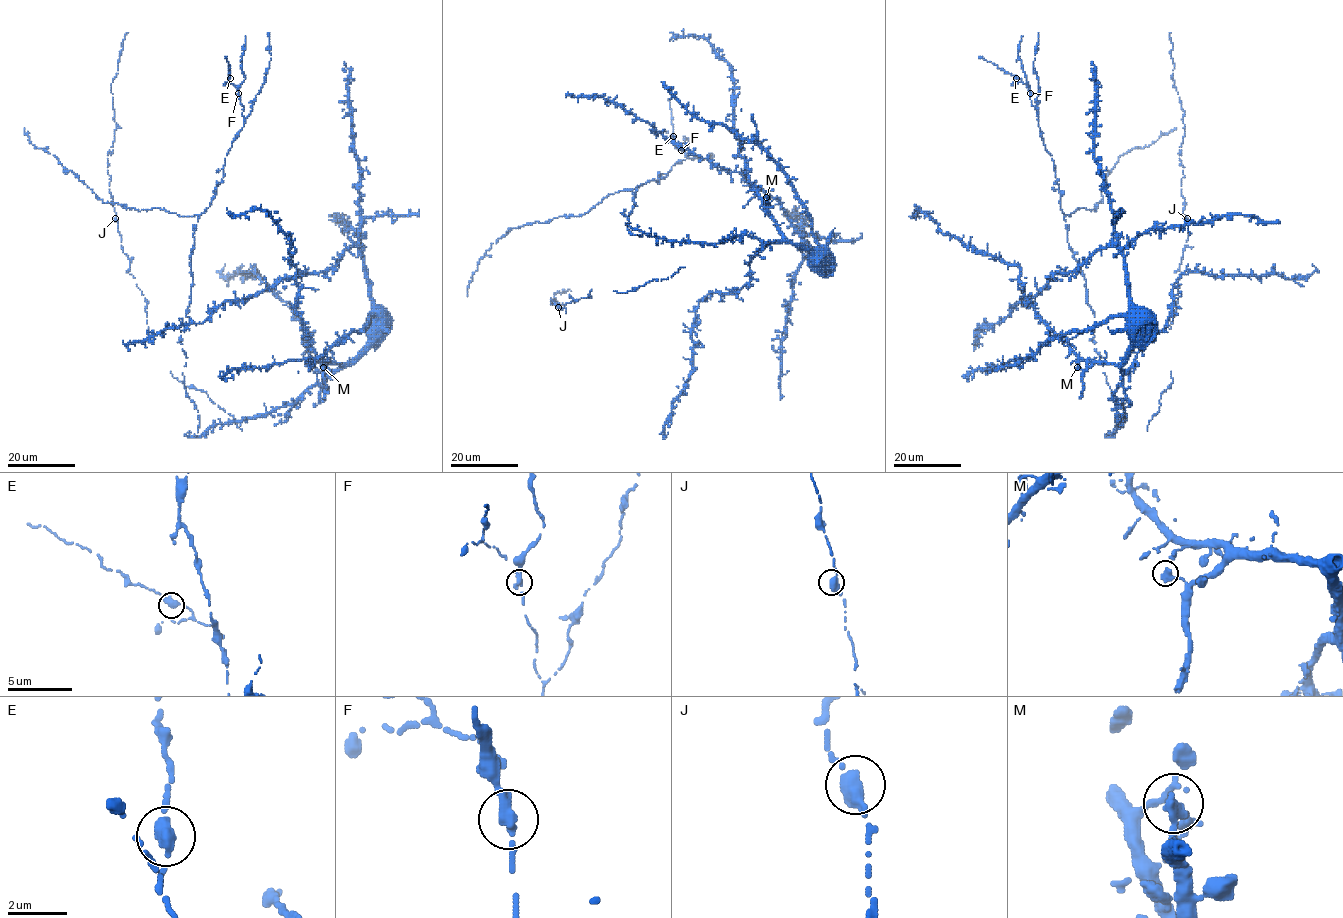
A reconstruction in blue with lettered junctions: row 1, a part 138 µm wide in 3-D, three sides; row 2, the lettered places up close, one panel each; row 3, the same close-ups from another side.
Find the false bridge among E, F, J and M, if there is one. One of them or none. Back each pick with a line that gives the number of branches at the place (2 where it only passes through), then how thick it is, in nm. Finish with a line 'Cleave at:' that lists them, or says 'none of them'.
F: branches 2; calibre 340 nm
Cleave at: F

